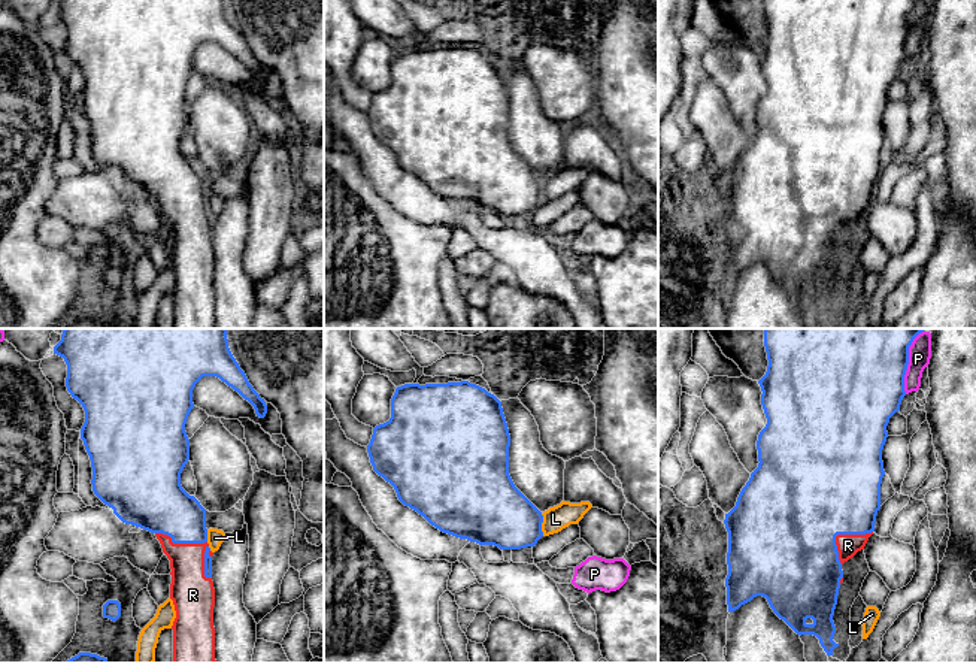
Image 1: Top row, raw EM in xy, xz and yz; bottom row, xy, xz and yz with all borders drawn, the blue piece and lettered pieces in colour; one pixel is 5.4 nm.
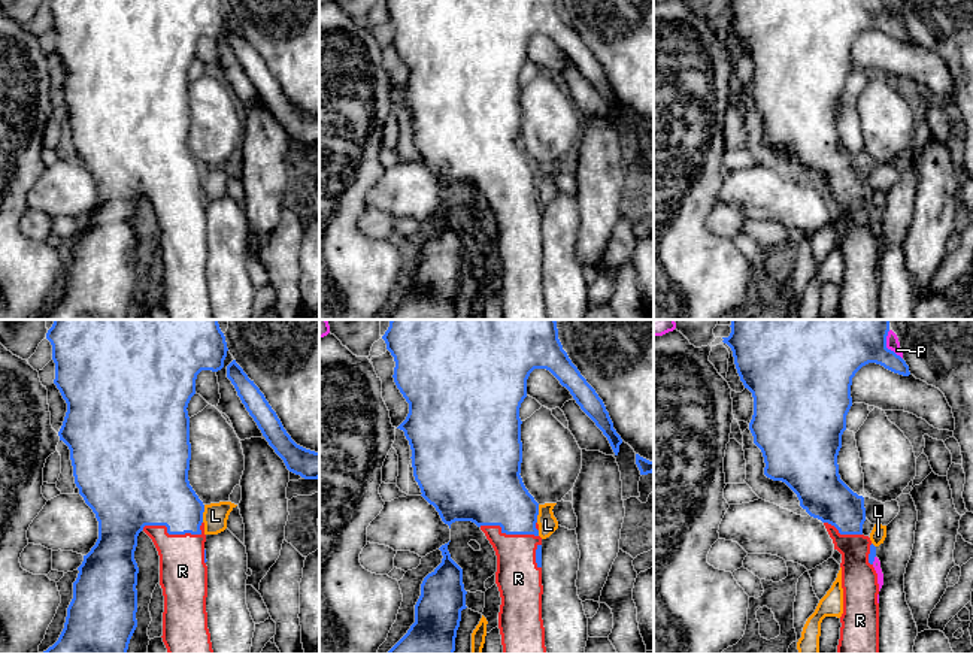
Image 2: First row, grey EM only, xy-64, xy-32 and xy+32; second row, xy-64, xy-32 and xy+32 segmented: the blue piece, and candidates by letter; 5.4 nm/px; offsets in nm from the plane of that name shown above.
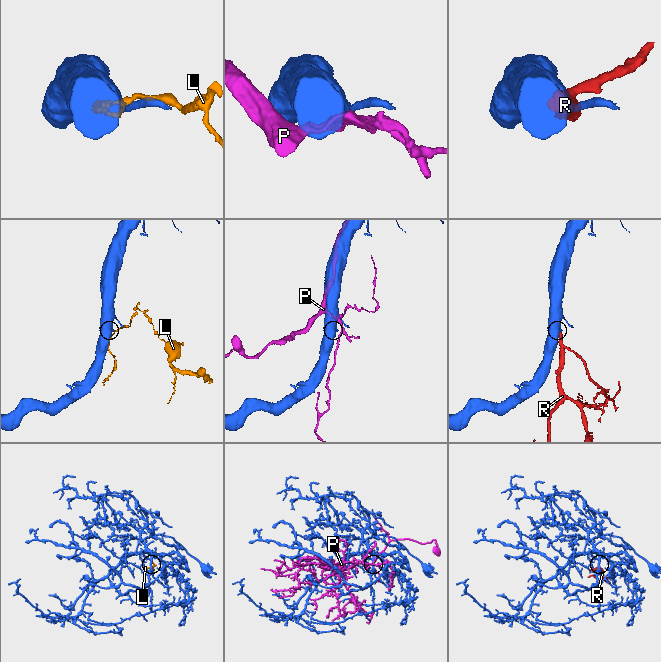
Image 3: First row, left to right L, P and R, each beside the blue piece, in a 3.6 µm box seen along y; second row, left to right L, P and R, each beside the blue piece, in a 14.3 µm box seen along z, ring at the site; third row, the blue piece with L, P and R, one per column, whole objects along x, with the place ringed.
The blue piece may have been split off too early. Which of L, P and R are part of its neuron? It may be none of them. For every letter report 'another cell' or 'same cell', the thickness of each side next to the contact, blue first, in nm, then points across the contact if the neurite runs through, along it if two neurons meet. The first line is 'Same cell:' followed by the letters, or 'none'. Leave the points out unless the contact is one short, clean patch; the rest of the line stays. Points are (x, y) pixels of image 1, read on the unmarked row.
Same cell: R
L: another cell | 360/130 nm
P: another cell | 440/130 nm
R: same cell | 500/120 nm

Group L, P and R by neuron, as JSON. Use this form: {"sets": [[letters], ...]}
{"sets": [["L"], ["P"], ["R"]]}

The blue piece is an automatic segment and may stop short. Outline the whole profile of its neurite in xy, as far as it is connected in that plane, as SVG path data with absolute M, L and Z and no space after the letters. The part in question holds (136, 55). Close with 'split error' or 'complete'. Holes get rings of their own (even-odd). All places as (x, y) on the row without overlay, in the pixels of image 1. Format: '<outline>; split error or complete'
M61 0L61 6L54 12L54 19L64 24L67 30L66 52L67 57L76 64L85 76L85 88L81 94L81 105L91 125L93 133L93 157L113 179L125 190L131 190L148 196L157 202L161 209L163 218L170 225L170 264L173 266L176 284L173 287L173 329L216 329L215 326L215 293L213 293L213 272L215 272L215 254L212 246L212 221L213 218L207 209L206 194L206 175L200 167L190 161L181 151L181 139L190 125L190 105L185 97L185 90L193 69L193 55L203 42L216 42L234 57L237 57L245 66L248 66L257 82L264 84L267 79L267 70L264 64L249 49L245 37L233 22L228 13L227 0Z; split error

